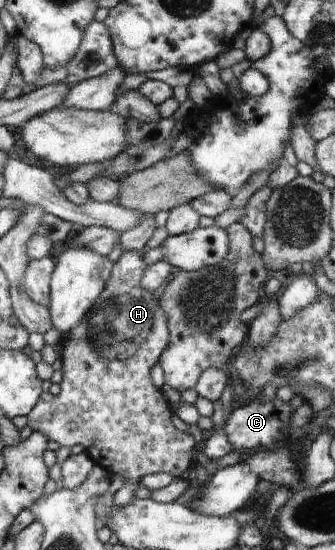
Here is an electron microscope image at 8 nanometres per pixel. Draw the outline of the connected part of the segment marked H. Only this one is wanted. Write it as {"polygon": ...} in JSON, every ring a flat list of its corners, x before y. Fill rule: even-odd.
{"polygon":[[133,250,123,252,119,260,113,263,106,288,93,302,88,316,83,316,83,320,64,335,67,344,60,356,63,362,61,392,57,396,43,393,27,416,32,431,41,432,45,438,57,442,61,447,72,448,80,444,94,465,101,466,110,475,120,474,125,477,126,481,115,494,115,506,125,506,135,500,135,492,143,476,165,472,173,474,175,480,186,477,197,454,197,443,193,436,174,428,171,421,173,413,161,390,151,381,151,368,159,363,171,336,167,314,161,308,161,302,153,292,141,286,146,268,143,255]]}

